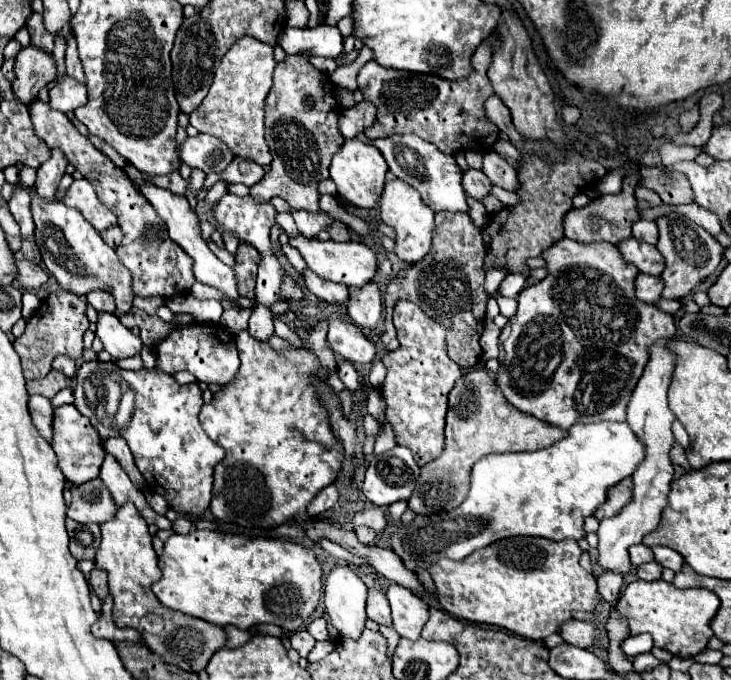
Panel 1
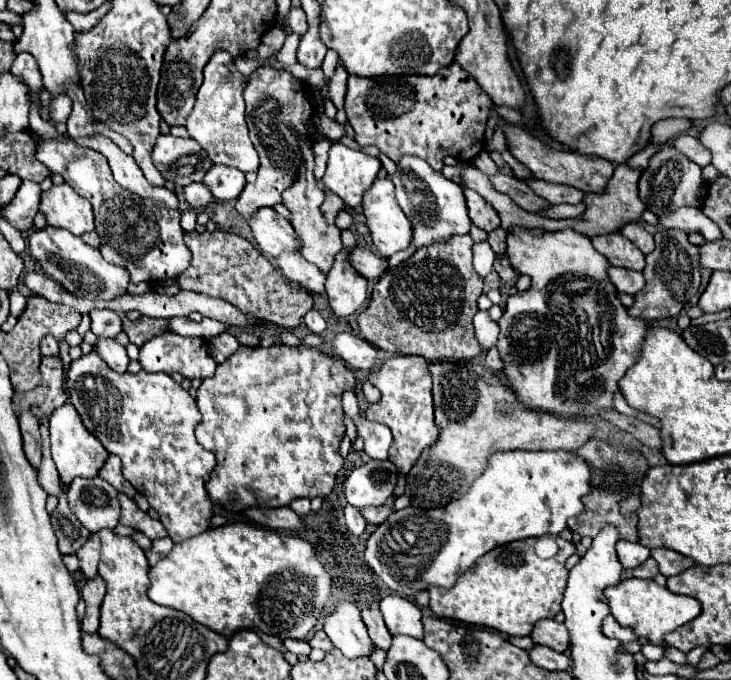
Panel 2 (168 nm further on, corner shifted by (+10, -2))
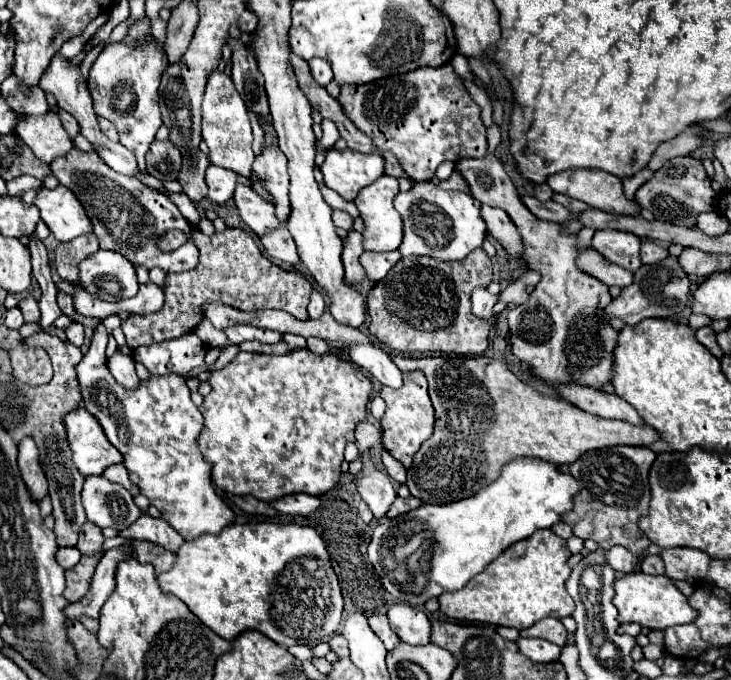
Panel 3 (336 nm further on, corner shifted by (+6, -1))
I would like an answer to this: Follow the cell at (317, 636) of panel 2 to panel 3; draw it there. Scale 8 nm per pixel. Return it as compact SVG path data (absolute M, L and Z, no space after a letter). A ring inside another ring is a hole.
M335 633L333 637L331 637L331 641L329 641L329 645L331 645L331 649L339 655L339 657L349 657L349 649L347 649L347 641L345 641L345 637L341 635L341 633Z

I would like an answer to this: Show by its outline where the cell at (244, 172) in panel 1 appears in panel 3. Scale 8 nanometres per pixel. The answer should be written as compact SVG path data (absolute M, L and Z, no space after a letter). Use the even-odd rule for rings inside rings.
M209 165L207 169L207 185L209 185L209 199L215 203L227 203L233 197L233 189L237 187L237 175L229 169Z

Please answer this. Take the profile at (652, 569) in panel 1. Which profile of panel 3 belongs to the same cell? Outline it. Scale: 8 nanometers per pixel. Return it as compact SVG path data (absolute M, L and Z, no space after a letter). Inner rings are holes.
M647 555L641 561L641 569L649 575L665 575L665 565L663 565L663 559L659 555Z

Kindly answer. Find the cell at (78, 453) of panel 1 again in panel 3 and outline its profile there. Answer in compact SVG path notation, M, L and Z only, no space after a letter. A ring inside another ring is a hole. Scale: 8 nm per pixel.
M83 407L65 417L69 447L73 449L73 463L87 475L101 475L109 465L121 463L123 457L105 437L97 419Z

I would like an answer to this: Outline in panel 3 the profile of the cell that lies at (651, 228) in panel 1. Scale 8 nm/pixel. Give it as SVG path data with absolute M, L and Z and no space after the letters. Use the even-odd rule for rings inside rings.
M647 239L641 243L641 261L645 265L657 265L663 259L667 259L667 251L663 247L659 247Z

